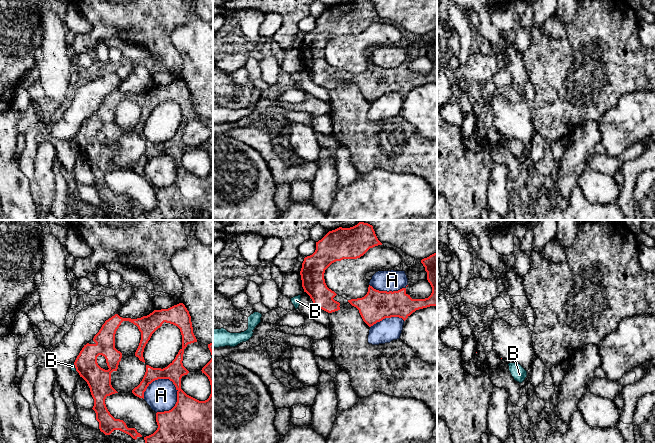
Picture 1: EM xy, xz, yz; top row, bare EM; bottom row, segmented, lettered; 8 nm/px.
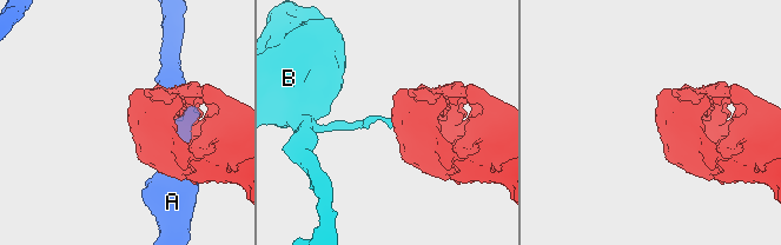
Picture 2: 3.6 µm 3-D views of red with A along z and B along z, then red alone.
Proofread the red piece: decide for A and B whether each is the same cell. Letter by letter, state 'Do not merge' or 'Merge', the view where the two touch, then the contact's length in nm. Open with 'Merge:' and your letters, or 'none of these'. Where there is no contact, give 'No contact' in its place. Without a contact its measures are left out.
Merge: none of these
A: Do not merge. Touches red in xy. Shared border 300 nm
B: Do not merge. Touches red in xy. Shared border 80 nm

